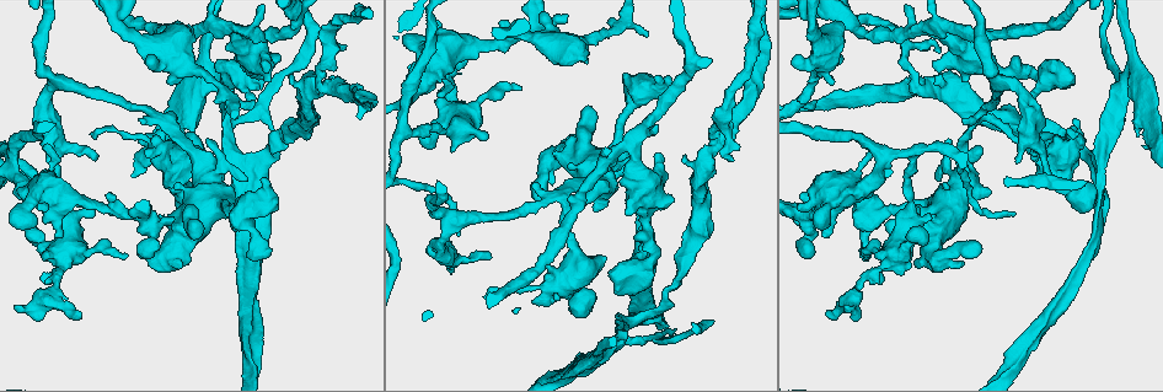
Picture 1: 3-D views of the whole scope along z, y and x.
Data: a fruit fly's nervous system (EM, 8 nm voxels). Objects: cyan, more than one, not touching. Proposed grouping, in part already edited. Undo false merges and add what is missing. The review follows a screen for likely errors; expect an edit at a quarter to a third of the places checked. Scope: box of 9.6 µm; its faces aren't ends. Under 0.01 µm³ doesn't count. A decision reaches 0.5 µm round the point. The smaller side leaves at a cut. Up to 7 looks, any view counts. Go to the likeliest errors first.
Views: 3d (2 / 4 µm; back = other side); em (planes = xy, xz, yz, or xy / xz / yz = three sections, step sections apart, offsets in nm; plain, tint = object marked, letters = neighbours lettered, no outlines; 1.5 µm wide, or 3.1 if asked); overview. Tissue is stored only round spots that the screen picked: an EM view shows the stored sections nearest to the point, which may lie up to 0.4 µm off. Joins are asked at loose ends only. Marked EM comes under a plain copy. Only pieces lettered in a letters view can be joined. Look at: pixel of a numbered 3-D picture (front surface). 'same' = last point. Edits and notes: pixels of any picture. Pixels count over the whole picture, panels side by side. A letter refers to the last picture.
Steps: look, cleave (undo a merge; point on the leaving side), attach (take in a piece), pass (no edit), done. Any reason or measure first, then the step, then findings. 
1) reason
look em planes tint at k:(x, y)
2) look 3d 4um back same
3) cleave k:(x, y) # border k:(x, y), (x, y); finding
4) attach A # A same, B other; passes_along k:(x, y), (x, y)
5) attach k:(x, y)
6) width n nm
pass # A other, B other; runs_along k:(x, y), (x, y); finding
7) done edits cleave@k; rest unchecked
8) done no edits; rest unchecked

free end
look em planes tint at 1:(498, 23)

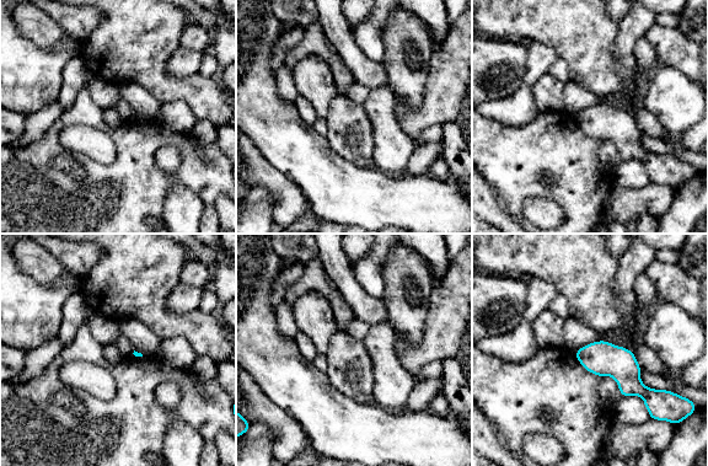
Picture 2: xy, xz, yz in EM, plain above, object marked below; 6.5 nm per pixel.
see the neighbours
look em planes letters same

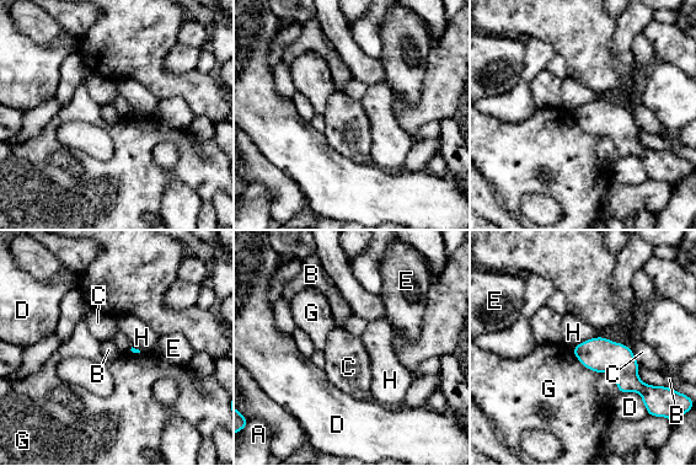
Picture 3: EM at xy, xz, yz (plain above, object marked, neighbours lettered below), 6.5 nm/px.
pass # A other, B other, C other, D other, E other, G other, H other; border 3:(603, 336), (626, 344), (640, 365); no lettered piece goes on from it

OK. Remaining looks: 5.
tapers out
look 3d 4um at 1:(128, 256)

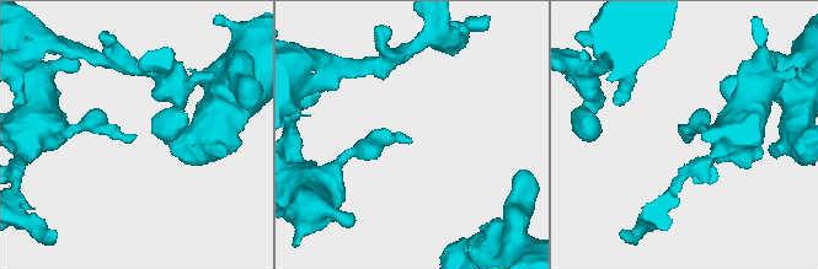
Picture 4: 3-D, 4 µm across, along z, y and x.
look em planes tint at 4:(136, 137)

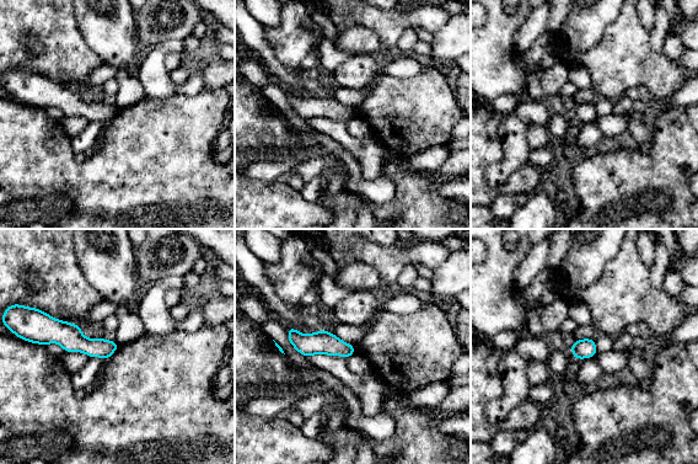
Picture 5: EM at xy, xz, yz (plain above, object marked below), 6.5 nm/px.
look em planes letters same

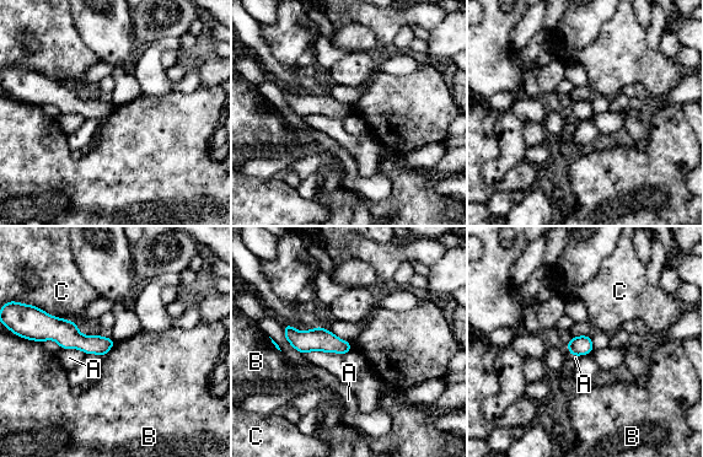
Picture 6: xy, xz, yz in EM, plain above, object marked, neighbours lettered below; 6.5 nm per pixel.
pass # A other, B other, C other; runs_along 6:(39, 338), (111, 343); none of them fits

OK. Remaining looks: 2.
done no edits; rest unchecked

